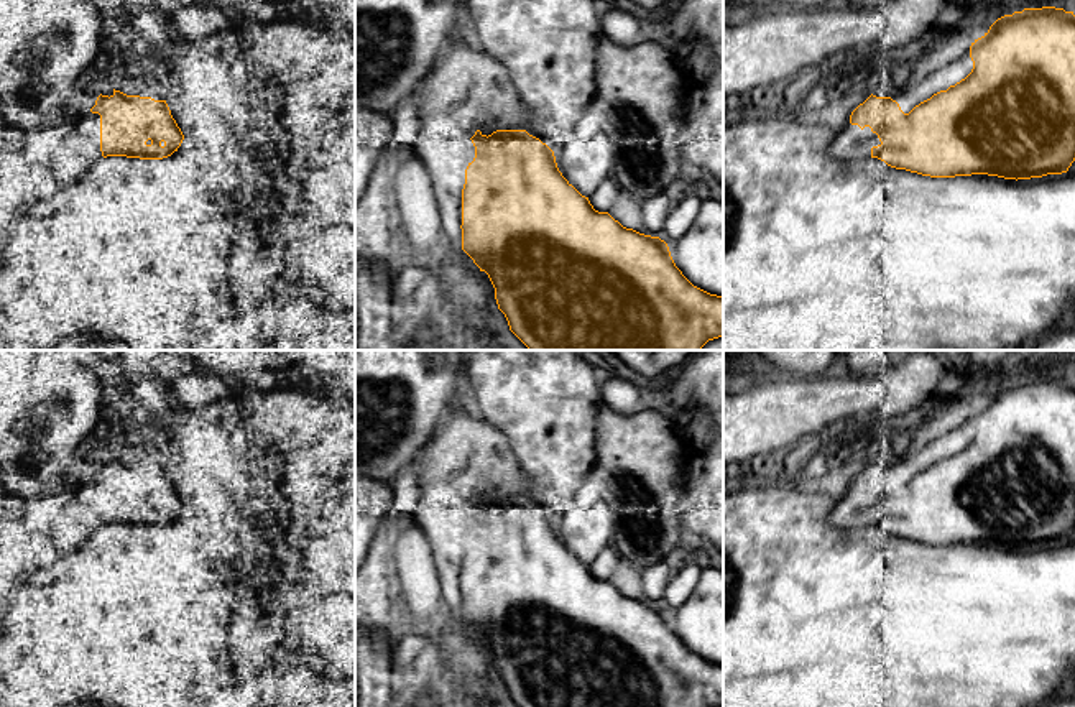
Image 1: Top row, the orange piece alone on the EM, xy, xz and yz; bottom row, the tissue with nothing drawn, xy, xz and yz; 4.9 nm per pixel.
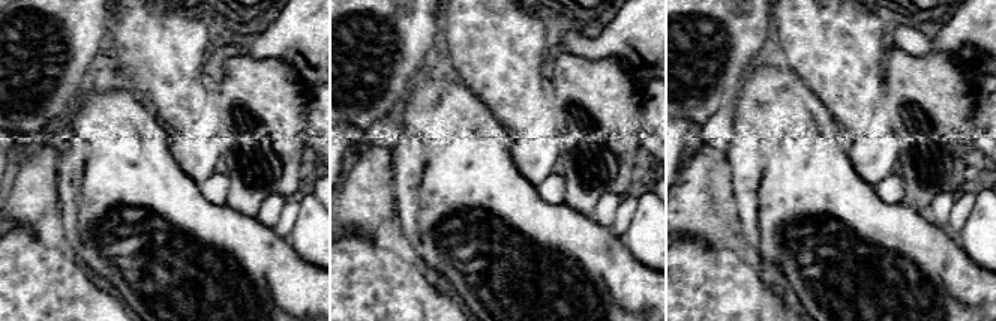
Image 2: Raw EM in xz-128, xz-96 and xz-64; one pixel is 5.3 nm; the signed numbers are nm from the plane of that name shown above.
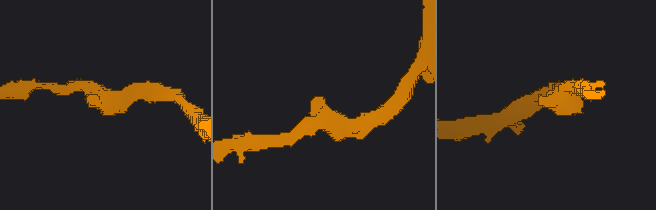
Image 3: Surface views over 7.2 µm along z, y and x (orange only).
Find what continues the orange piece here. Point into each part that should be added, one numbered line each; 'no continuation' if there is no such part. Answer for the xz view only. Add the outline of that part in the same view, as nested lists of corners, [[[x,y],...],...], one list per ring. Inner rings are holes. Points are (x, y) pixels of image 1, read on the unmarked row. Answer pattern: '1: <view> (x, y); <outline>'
1: xz (465, 457); [[[468,401],[452,408],[437,424],[422,449],[419,469],[422,480],[414,523],[427,538],[439,575],[441,597],[450,607],[452,620],[457,620],[462,613],[459,543],[475,526],[470,506],[477,498],[526,498],[531,503],[528,482],[505,434]]]

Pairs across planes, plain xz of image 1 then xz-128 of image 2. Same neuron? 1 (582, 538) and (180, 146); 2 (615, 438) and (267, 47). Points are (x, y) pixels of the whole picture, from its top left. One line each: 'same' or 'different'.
1: same
2: different

